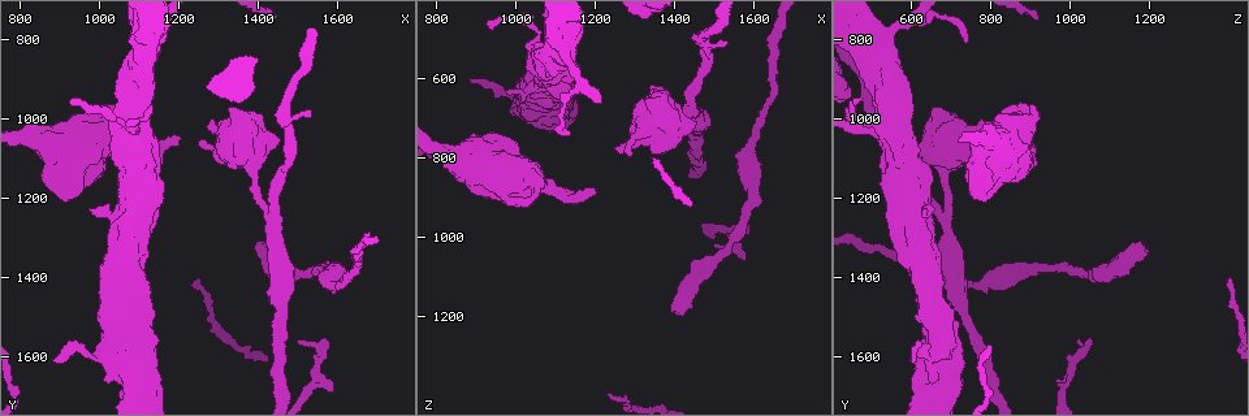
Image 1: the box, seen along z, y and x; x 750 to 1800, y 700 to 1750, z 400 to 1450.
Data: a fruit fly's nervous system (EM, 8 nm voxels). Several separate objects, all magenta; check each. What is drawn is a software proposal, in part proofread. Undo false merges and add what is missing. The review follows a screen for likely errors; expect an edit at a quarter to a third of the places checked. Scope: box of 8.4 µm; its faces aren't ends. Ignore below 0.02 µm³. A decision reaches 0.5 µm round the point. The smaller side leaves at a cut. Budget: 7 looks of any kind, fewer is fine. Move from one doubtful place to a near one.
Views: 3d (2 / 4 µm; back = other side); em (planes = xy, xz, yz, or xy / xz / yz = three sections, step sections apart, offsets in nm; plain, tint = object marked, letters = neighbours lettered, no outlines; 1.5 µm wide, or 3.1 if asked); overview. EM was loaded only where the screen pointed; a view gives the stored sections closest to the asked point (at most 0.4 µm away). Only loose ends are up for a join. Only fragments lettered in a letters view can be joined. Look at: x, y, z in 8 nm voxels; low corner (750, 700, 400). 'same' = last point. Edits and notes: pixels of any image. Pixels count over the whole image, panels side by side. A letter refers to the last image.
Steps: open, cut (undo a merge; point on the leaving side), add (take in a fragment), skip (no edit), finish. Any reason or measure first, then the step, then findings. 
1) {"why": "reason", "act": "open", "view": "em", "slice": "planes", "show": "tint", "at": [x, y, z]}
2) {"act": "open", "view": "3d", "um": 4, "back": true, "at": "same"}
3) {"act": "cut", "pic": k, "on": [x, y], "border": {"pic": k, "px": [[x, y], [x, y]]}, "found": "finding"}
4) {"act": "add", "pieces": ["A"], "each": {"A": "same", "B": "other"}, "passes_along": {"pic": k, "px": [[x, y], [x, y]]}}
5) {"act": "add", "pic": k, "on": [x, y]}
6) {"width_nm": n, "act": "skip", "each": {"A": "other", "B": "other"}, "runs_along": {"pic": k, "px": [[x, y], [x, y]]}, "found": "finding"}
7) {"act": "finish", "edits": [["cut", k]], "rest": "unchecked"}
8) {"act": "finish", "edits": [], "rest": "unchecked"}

{"why": "arms part here", "act": "open", "view": "3d", "um": 4, "at": [1425, 1250, 690]}

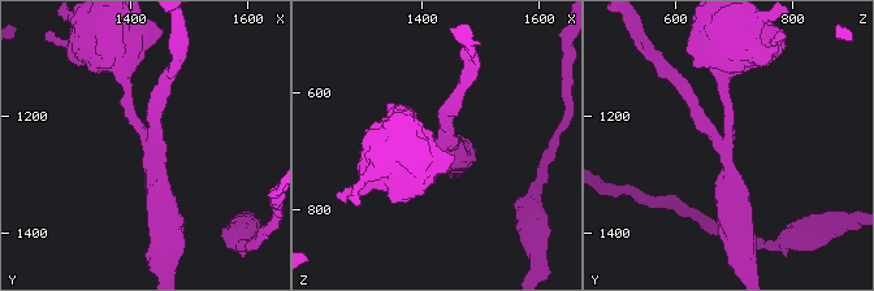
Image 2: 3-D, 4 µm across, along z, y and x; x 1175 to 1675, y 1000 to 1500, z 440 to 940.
{"arms": 3, "arm_widths_nm": [180, 220, 320], "why": "now the EM", "act": "open", "view": "em", "slice": "yz", "step": 8, "show": "tint", "at": [1430, 1245, 685]}

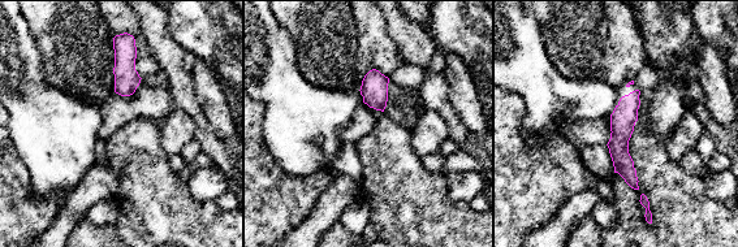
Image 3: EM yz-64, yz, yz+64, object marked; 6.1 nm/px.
{"act": "open", "view": "em", "slice": "planes", "show": "letters", "at": "same"}

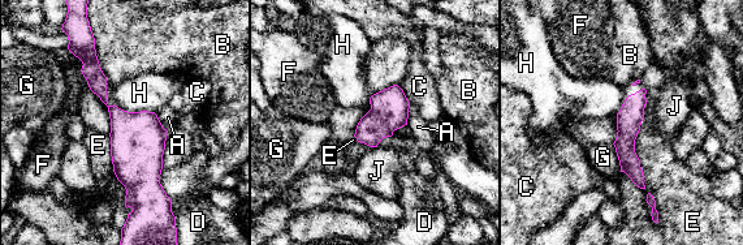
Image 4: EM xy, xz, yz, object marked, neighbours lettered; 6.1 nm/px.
{"act": "skip", "each": {"A": "other", "B": "other", "C": "other", "D": "other", "E": "other", "F": "other", "G": "other", "H": "other", "J": "other"}, "runs_along": {"pic": 4, "px": [[93, 54], [103, 99], [133, 134], [132, 202]]}, "found": "one neuron here"}

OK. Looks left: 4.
{"why": "an open end", "act": "open", "view": "em", "slice": "xz", "step": 4, "show": "letters", "at": [985, 1225, 640]}

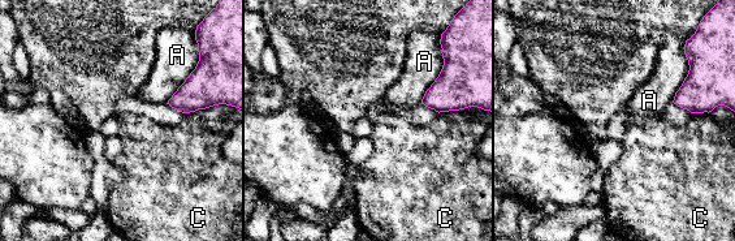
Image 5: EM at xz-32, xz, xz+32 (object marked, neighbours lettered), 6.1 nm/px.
{"act": "skip", "each": {"A": "other", "C": "other"}, "border": {"pic": 5, "px": [[200, 108], [185, 113]]}, "found": "no lettered fragment goes on from it"}

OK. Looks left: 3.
{"why": "calibre changes", "act": "open", "view": "em", "slice": "xz", "step": 8, "show": "letters", "at": [1590, 1410, 770]}

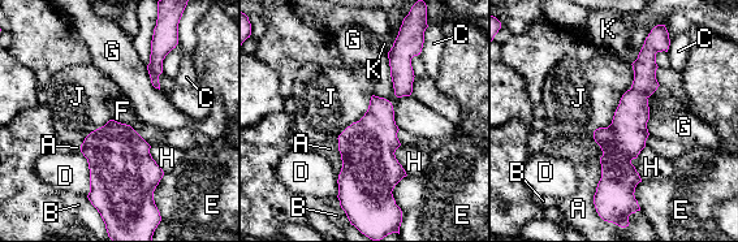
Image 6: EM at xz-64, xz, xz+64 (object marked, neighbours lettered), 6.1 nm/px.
{"act": "skip", "each": {"A": "other", "B": "other", "C": "other", "D": "other", "E": "other", "F": "other", "G": "other", "H": "other", "J": "other", "K": "other"}, "found": "continuous, no second neuron"}

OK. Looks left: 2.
{"act": "finish", "edits": [], "rest": "unchecked"}

